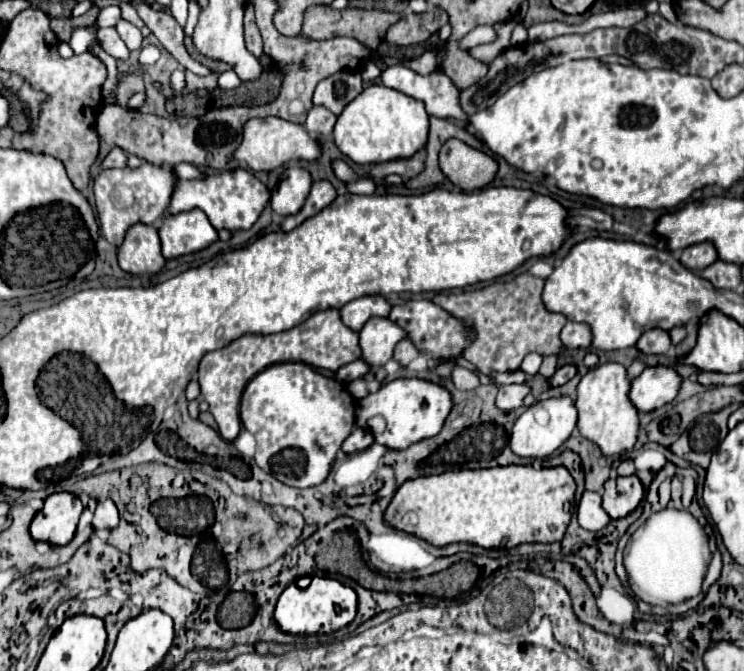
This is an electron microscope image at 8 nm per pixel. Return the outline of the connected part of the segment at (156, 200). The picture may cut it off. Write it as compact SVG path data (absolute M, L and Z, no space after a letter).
M145 161L137 169L123 167L123 169L101 171L93 183L93 193L95 193L95 209L103 237L113 247L119 247L131 225L135 223L151 225L157 217L161 217L167 211L169 195L173 193L175 181L177 179L169 167L157 167Z

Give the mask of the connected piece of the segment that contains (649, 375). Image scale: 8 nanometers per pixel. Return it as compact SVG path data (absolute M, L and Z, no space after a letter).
M657 365L647 367L637 379L631 383L631 403L641 411L653 411L671 403L681 387L681 375L673 367Z

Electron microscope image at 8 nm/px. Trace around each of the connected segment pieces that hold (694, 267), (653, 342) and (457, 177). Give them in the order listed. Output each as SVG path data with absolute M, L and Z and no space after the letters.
M703 241L703 243L697 243L697 245L689 245L681 253L681 263L685 267L689 267L691 271L701 271L701 269L709 267L711 263L715 263L717 259L719 259L717 249L709 241Z
M649 329L637 341L637 349L643 353L655 353L655 355L667 353L669 347L671 347L669 331L663 331L663 329Z
M449 139L439 153L441 171L463 191L475 191L489 185L497 175L497 161L487 153L469 147L459 139Z

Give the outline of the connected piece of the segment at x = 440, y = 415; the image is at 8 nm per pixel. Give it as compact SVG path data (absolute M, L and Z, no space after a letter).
M395 379L385 383L379 391L369 393L357 401L355 419L359 427L365 427L367 419L373 415L383 415L387 419L387 429L375 435L375 441L389 449L407 449L409 445L435 437L441 429L449 411L453 409L453 395L433 381L425 379Z

